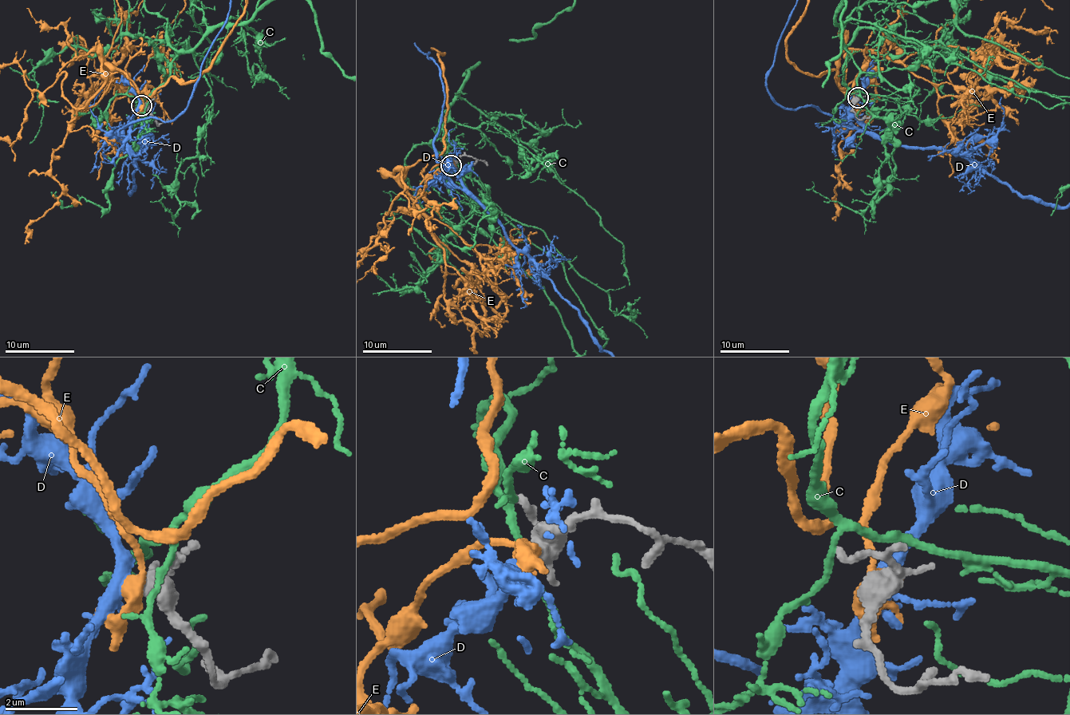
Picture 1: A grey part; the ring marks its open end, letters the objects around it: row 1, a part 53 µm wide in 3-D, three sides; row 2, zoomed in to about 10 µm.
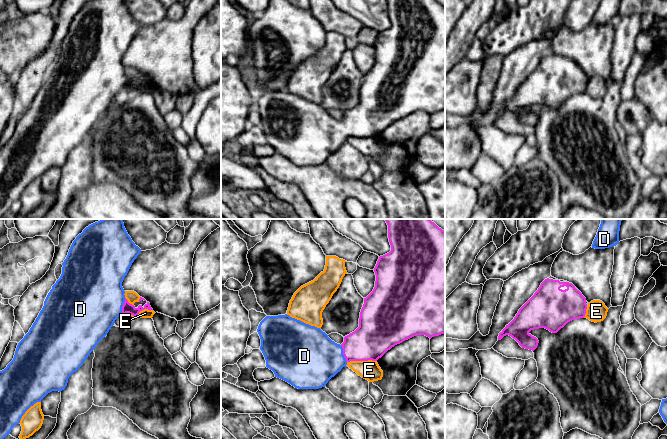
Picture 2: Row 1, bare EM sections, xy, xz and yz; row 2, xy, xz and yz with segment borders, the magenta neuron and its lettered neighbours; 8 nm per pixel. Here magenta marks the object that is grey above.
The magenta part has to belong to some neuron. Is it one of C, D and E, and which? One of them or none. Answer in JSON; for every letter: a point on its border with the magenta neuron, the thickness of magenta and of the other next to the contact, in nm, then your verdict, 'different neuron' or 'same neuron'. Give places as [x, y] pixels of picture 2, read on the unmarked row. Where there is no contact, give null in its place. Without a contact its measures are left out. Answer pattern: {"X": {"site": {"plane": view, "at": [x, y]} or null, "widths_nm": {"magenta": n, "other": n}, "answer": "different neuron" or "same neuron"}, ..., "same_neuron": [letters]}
{"C": {"site": null, "answer": "different neuron"}, "D": {"site": {"plane": "xz", "at": [343, 129]}, "widths_nm": {"magenta": 300, "other": 420}, "answer": "same neuron"}, "E": {"site": {"plane": "xz", "at": [361, 136]}, "widths_nm": {"magenta": 320, "other": 160}, "answer": "different neuron"}, "same_neuron": ["D"]}

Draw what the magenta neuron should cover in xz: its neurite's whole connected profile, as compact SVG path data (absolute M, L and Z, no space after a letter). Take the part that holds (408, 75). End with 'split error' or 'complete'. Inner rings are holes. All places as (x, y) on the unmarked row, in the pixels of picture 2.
M387 0L391 27L380 32L374 44L376 51L373 67L364 74L359 103L344 113L340 121L332 117L320 104L306 100L289 91L266 92L257 108L261 115L266 143L298 165L325 163L350 137L377 137L388 126L417 111L430 115L445 110L445 7L436 0Z; split error

